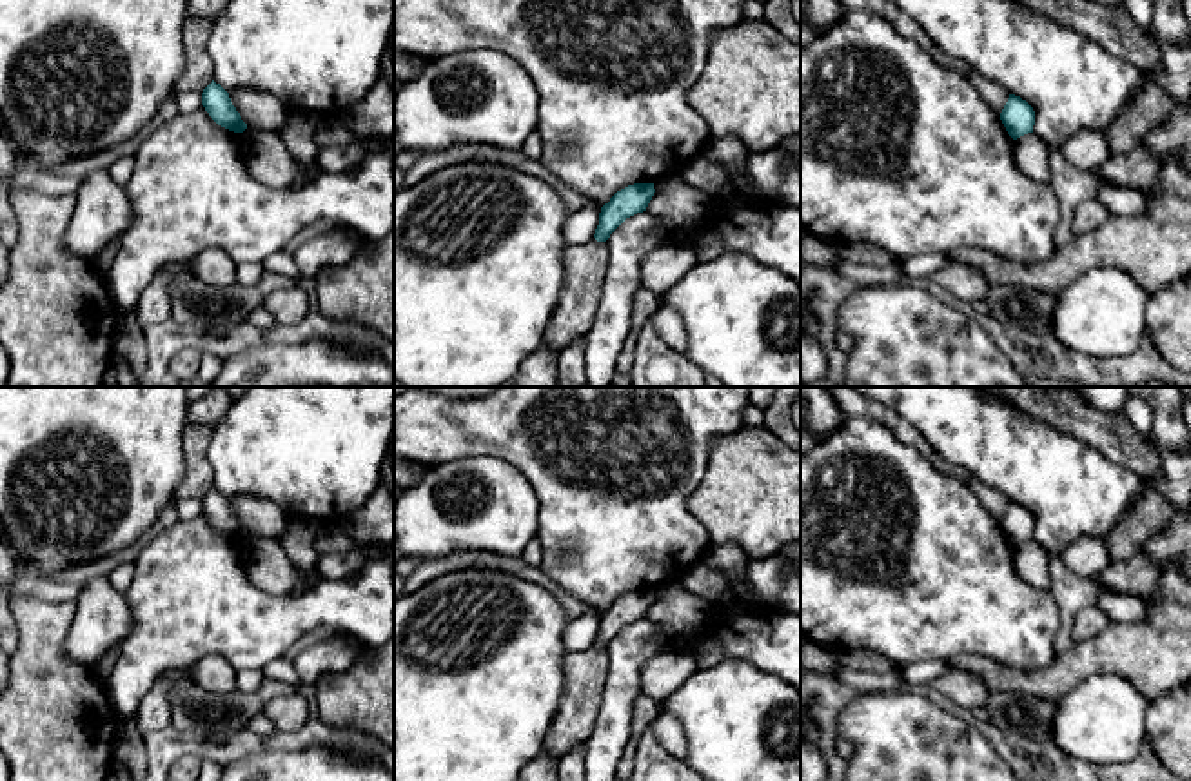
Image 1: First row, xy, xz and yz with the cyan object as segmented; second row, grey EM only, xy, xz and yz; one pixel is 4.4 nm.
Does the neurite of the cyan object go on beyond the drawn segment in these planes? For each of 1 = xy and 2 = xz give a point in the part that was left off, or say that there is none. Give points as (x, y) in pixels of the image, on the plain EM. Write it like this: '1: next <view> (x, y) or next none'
1: next none
2: next none

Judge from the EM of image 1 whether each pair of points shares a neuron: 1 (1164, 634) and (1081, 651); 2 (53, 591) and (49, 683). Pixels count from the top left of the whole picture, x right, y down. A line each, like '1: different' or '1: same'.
1: same
2: different

